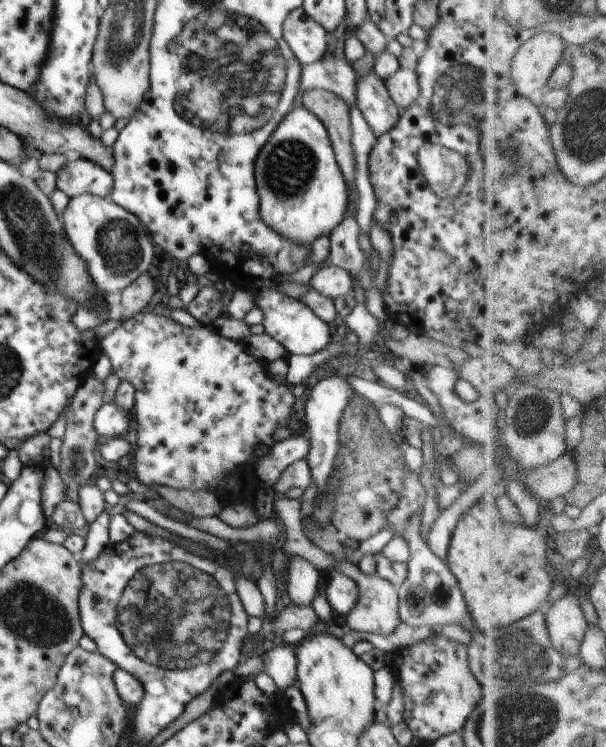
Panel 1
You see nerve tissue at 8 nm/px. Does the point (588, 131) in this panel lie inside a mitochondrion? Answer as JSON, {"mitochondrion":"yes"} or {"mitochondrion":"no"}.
{"mitochondrion":"yes"}

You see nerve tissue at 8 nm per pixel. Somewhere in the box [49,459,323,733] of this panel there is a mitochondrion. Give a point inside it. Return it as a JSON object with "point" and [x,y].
{"point":[173,616]}

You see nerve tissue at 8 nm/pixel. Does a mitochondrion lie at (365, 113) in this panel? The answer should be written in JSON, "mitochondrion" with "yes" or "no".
{"mitochondrion":"no"}

